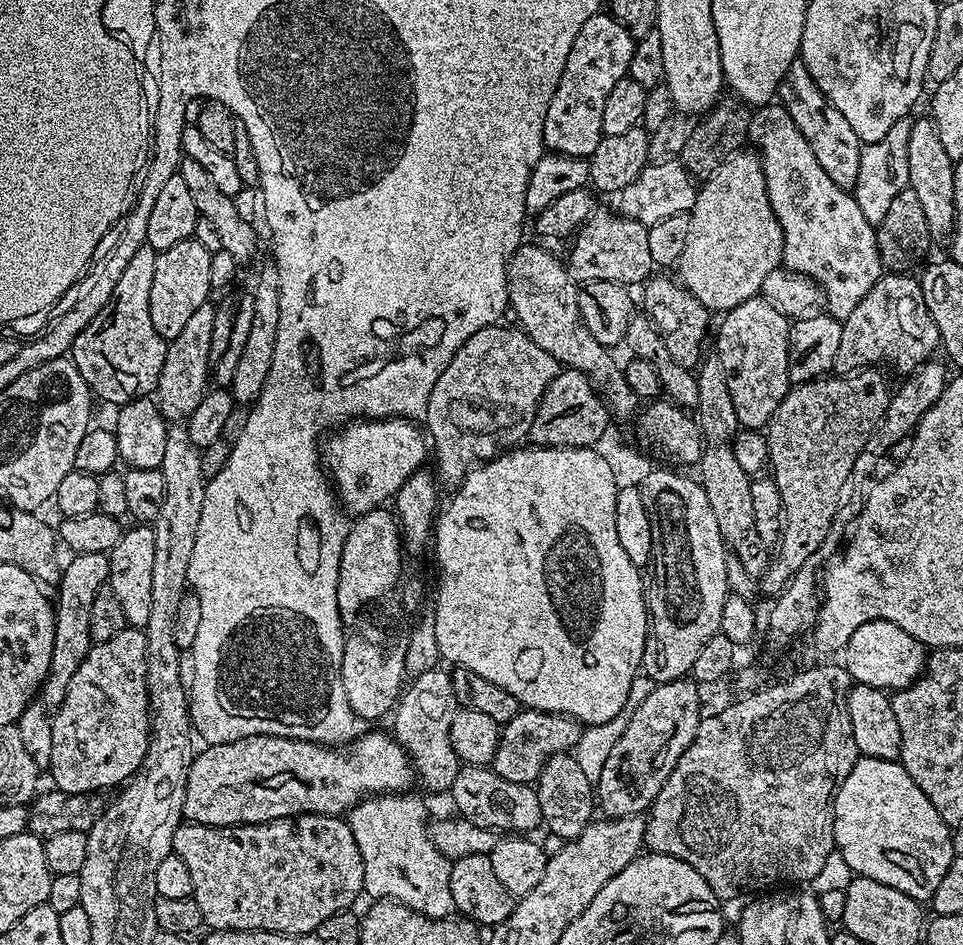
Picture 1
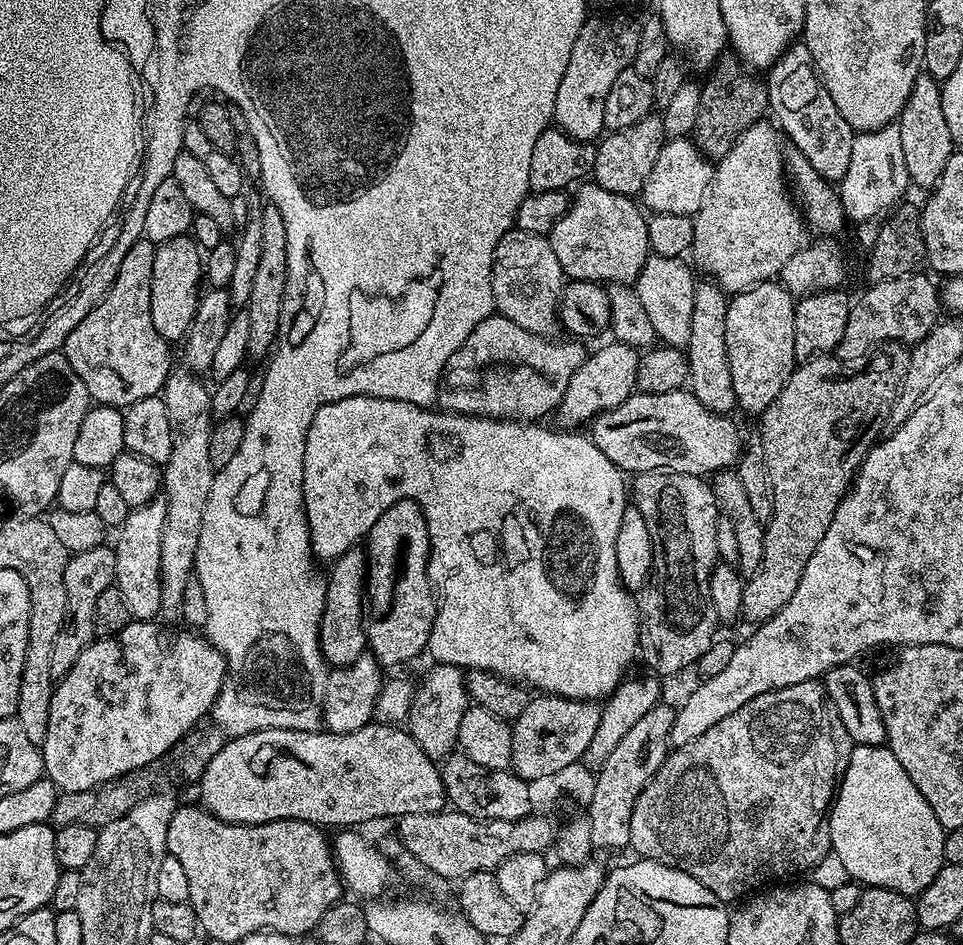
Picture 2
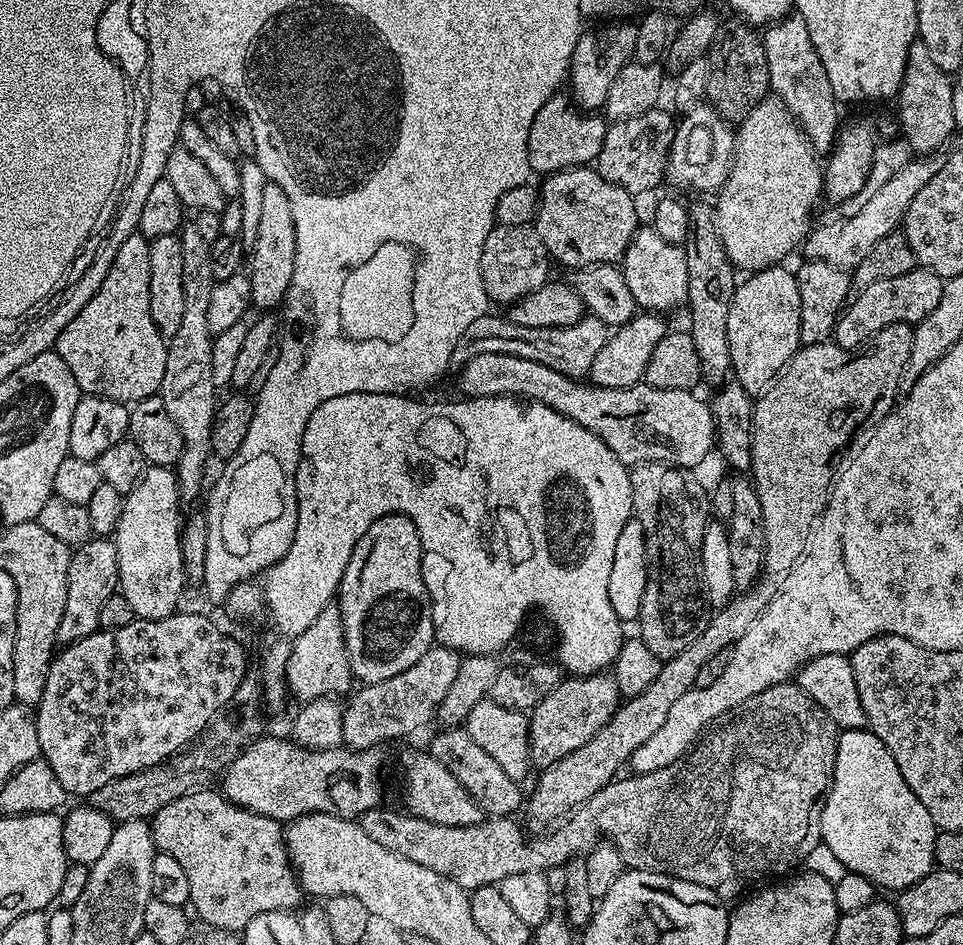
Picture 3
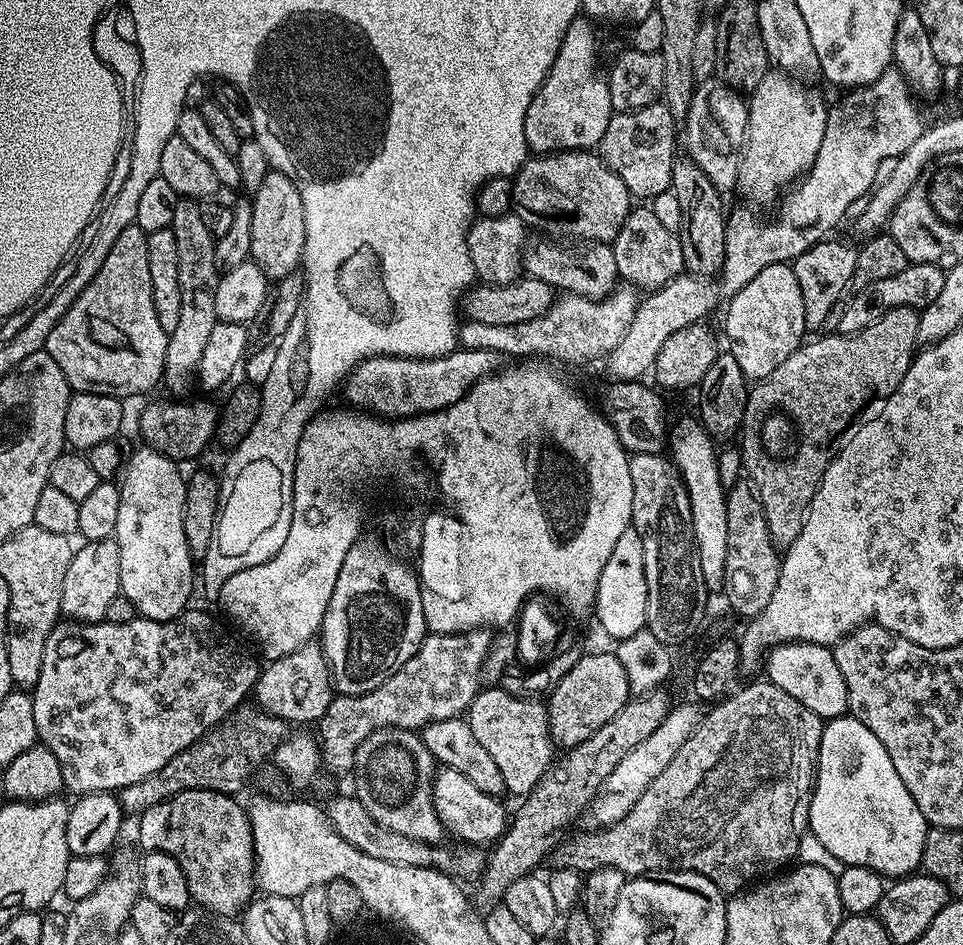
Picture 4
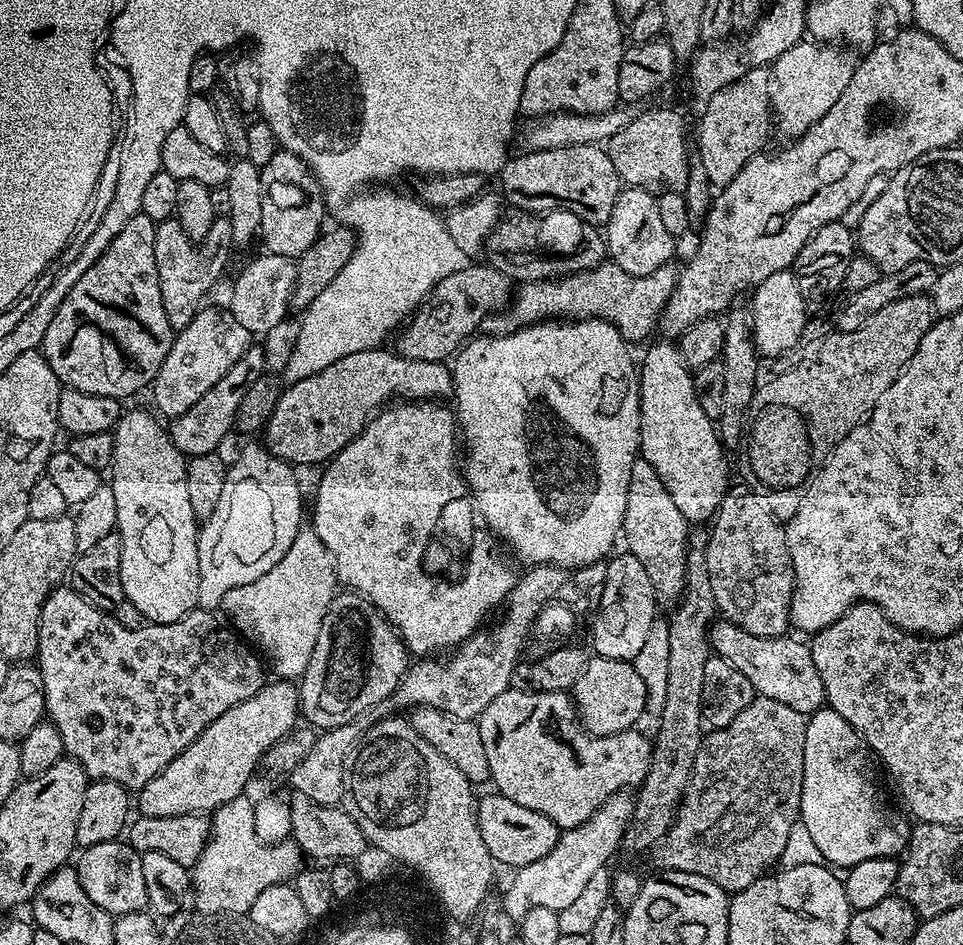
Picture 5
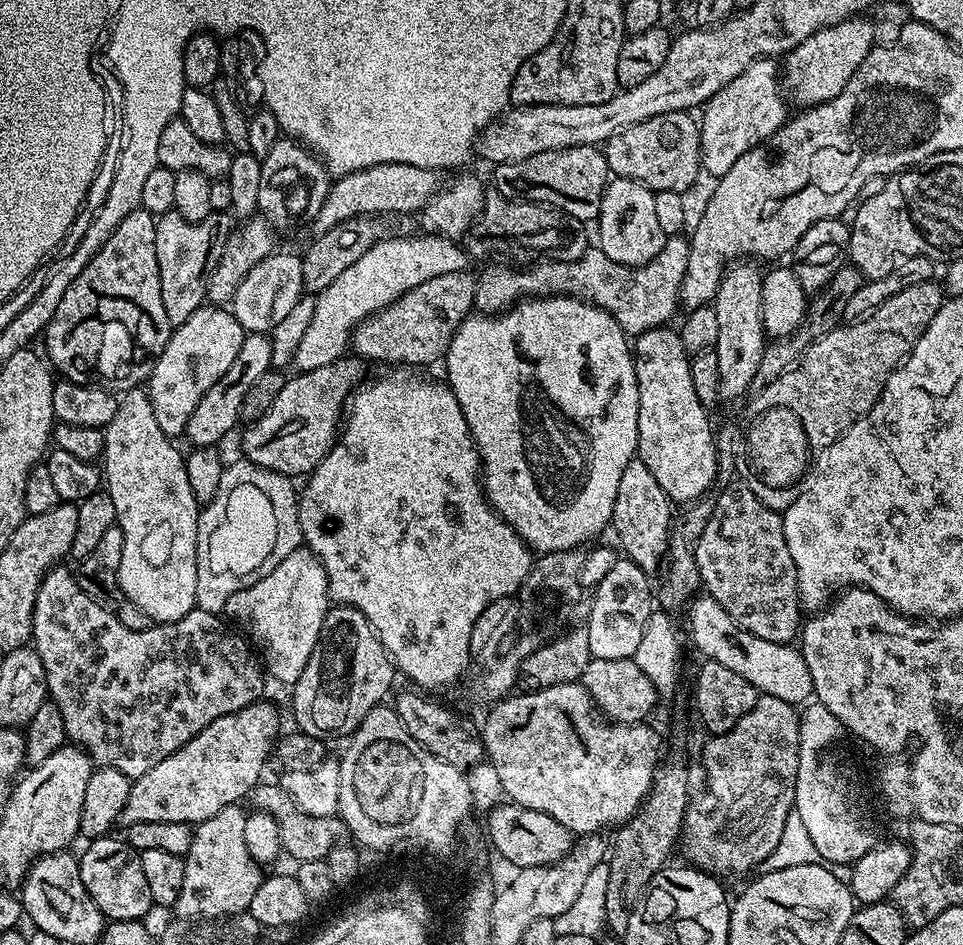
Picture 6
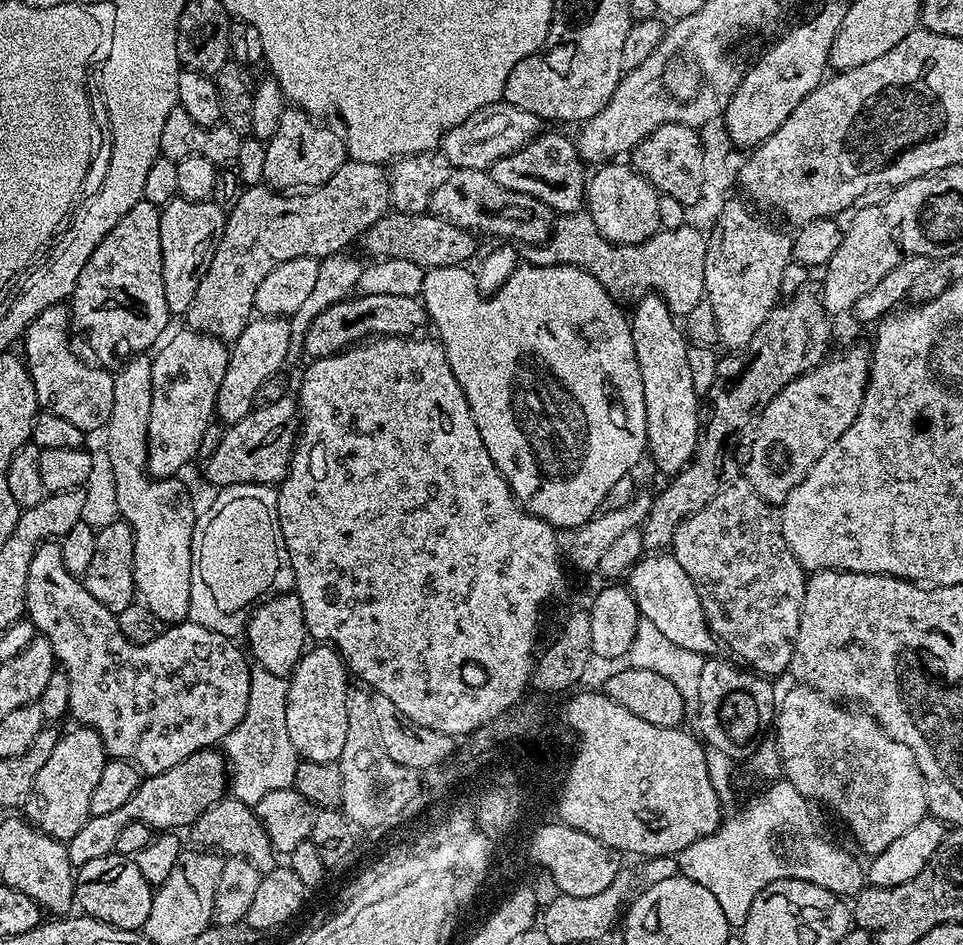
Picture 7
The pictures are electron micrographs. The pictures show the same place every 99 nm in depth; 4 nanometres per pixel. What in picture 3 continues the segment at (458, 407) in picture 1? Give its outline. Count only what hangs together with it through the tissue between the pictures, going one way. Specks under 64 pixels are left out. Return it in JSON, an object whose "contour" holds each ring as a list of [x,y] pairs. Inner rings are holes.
{"contour":[[[486,314],[470,322],[466,334],[462,334],[462,338],[458,338],[458,346],[454,346],[451,359],[453,365],[463,365],[464,361],[478,354],[505,352],[515,356],[529,356],[534,362],[542,362],[542,366],[550,366],[550,370],[556,370],[566,376],[584,378],[591,373],[594,358],[598,358],[598,350],[606,346],[610,335],[608,325],[591,314],[585,315],[584,319],[576,324],[561,328],[518,326],[503,315],[492,315]]]}

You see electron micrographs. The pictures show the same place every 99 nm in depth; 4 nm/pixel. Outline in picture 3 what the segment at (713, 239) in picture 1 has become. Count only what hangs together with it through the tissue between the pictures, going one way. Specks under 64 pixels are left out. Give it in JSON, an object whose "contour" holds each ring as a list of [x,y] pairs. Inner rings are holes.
{"contour":[[[776,98],[760,101],[746,118],[739,121],[735,129],[736,149],[732,151],[732,169],[728,181],[720,187],[714,200],[716,213],[716,233],[726,250],[728,260],[737,269],[745,268],[745,273],[760,272],[764,268],[779,265],[792,251],[799,249],[813,227],[812,207],[816,199],[821,199],[824,190],[824,173],[818,154],[804,136],[796,117]]]}

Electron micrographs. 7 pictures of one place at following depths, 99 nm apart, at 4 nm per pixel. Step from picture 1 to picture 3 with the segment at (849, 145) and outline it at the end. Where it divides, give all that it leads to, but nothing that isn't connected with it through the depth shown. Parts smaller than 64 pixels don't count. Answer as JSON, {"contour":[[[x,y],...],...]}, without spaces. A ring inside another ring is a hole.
{"contour":[[[795,14],[783,16],[775,24],[769,24],[763,29],[762,39],[771,91],[789,114],[796,117],[804,136],[812,144],[812,149],[817,154],[831,152],[842,119],[836,113],[838,101],[830,86],[830,78],[826,78],[822,58],[818,58],[818,50],[814,50],[814,42],[810,42],[810,30],[806,30],[806,22]]]}

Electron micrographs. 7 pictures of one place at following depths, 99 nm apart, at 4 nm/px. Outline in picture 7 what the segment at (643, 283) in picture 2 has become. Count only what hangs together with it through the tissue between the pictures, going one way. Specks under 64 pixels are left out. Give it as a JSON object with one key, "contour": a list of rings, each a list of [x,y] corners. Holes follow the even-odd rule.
{"contour":[[[604,162],[586,180],[586,210],[592,216],[594,226],[612,244],[641,244],[661,231],[658,218],[657,192],[647,178],[639,176],[627,163]]]}

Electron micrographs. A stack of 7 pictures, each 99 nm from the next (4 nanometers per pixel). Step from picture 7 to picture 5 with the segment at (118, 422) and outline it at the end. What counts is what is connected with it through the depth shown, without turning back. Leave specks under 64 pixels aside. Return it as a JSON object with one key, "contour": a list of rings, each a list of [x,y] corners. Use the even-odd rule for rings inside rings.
{"contour":[[[125,411],[114,429],[116,445],[110,469],[114,502],[118,506],[116,532],[120,537],[120,569],[124,599],[142,610],[145,621],[153,624],[178,622],[178,618],[197,607],[198,582],[198,521],[190,507],[186,491],[186,457],[175,448],[165,425],[160,425],[148,412]]]}

